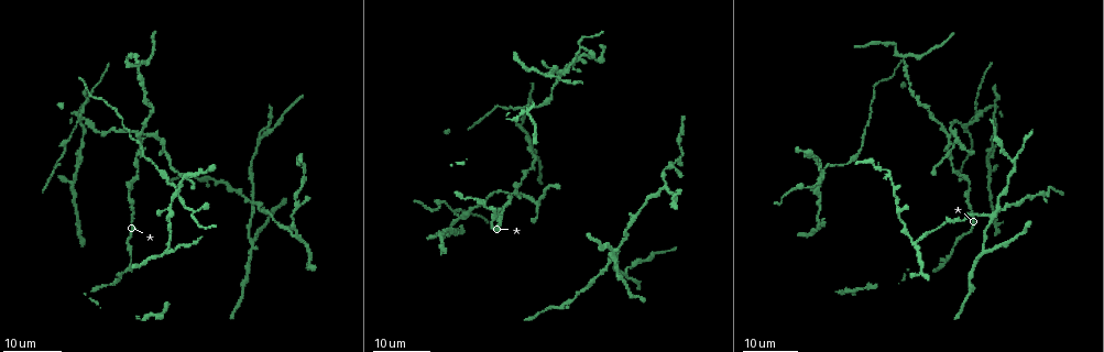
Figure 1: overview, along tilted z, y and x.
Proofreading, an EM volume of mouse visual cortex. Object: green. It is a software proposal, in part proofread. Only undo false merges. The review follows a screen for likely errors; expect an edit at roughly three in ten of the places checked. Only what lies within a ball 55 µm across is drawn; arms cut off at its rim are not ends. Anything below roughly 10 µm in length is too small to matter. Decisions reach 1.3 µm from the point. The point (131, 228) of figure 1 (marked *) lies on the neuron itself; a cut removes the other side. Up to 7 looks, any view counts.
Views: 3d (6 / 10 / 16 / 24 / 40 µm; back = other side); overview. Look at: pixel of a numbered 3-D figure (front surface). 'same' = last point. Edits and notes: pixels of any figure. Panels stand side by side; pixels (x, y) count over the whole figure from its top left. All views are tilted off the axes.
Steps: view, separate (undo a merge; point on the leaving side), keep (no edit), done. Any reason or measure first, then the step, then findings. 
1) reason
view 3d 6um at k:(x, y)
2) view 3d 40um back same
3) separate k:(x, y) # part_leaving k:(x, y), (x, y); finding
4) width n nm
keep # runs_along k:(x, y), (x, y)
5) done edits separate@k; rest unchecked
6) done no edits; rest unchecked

two arms in line, one across
view 3d 16um at 1:(522, 193)

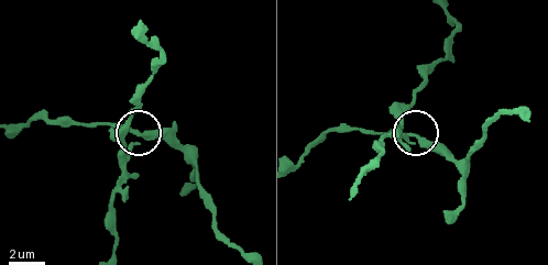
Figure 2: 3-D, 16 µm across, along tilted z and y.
view 3d 10um at 2:(421, 143)

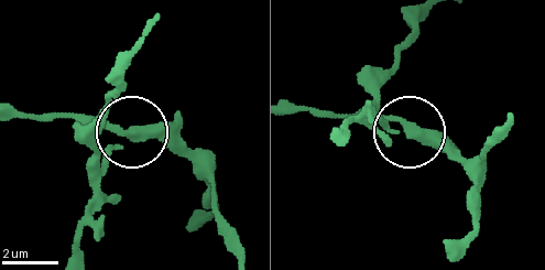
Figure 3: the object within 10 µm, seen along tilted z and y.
width 270 nm
keep # continuous, no second neuron

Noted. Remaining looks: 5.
four-way junction
view 3d 16um at 1:(822, 171)

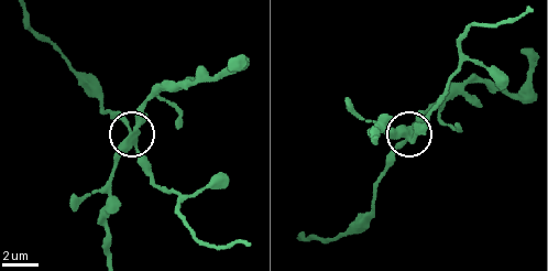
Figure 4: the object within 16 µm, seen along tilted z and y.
closer look
view 3d 6um at 4:(409, 129)

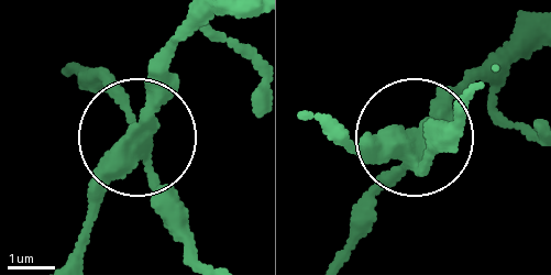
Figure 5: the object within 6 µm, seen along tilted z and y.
separate 5:(165, 209) # a second neuron is stuck on

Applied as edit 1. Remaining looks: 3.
four-way junction
view 3d 16um at 1:(993, 220)

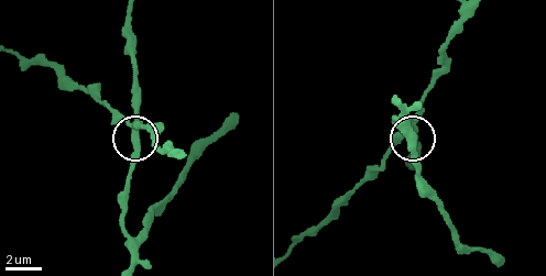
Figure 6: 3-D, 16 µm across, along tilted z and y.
view 3d 6um at 6:(137, 133)

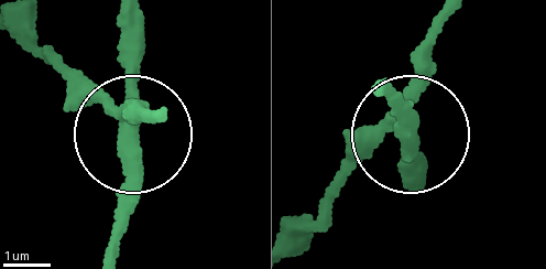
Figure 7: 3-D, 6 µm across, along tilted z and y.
side_arm 23 um
keep # one neuron here

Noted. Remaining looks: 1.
done edits separate@5; rest unchecked

